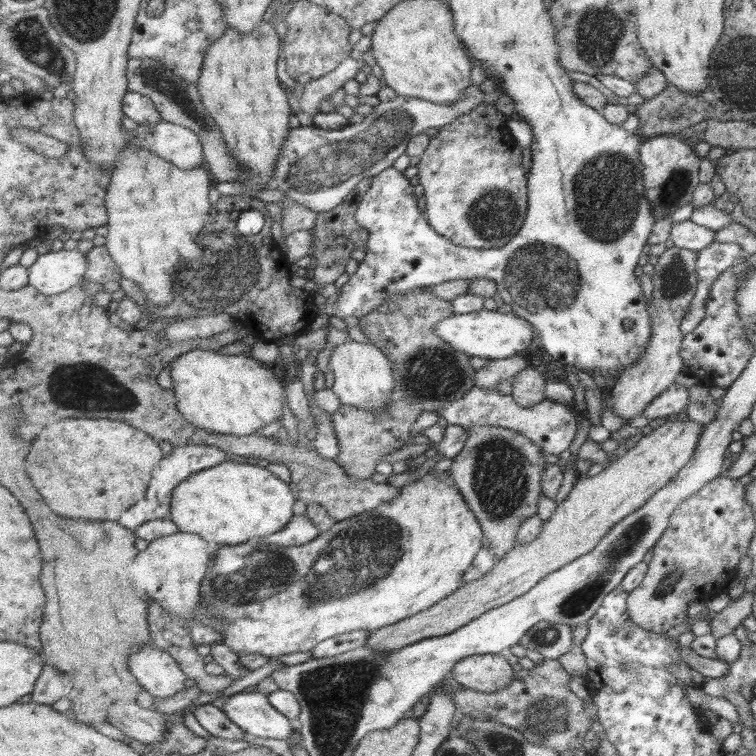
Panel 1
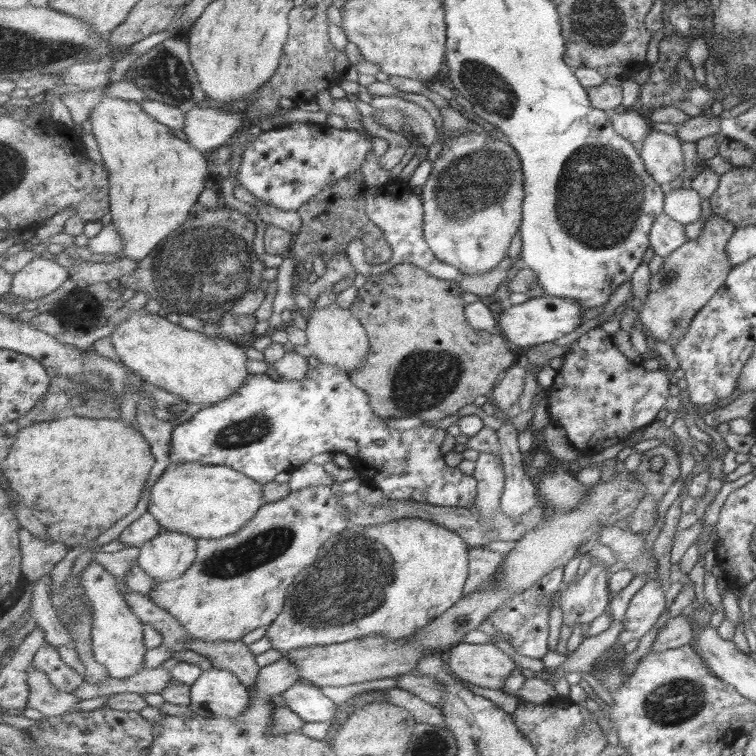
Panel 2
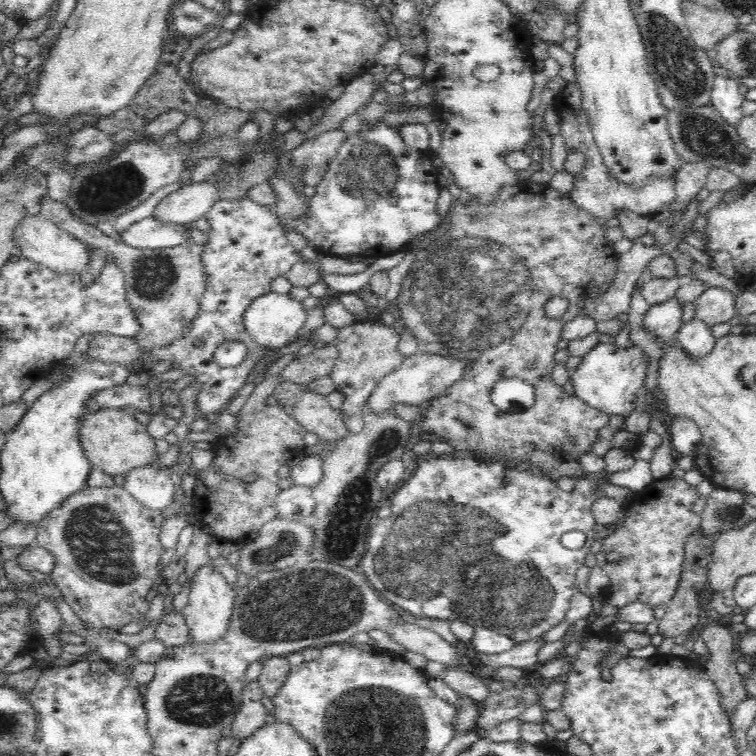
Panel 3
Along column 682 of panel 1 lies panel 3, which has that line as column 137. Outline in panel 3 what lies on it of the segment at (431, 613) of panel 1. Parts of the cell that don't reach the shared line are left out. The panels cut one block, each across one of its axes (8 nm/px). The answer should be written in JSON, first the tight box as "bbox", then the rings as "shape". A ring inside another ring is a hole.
{"bbox":[78,407,156,477],"shape":[[[100,407],[86,410],[78,420],[79,438],[91,467],[98,468],[114,477],[124,475],[132,468],[156,463],[155,440],[148,433],[148,426],[136,421],[123,408]]]}

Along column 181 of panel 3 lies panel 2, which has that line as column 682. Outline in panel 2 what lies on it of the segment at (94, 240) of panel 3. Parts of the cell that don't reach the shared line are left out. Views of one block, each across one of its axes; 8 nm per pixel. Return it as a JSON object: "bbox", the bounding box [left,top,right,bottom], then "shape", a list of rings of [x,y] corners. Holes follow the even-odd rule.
{"bbox":[637,213,735,346],"shape":[[[712,213],[703,220],[703,224],[703,231],[697,239],[687,240],[679,248],[672,250],[663,258],[658,273],[650,274],[647,295],[637,309],[639,322],[653,336],[653,340],[667,346],[675,346],[683,338],[695,312],[723,285],[731,269],[725,256],[725,244],[735,226]]]}

